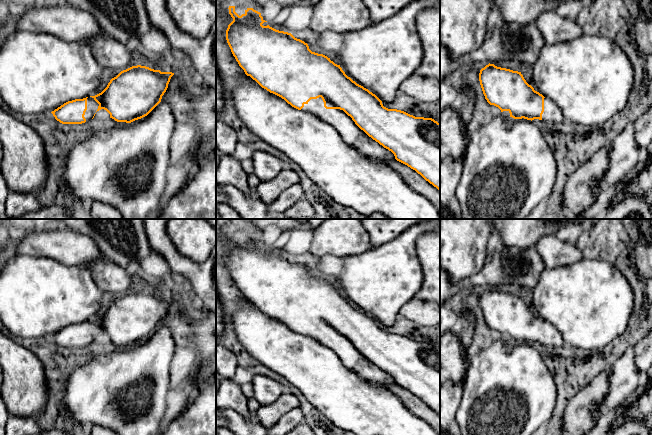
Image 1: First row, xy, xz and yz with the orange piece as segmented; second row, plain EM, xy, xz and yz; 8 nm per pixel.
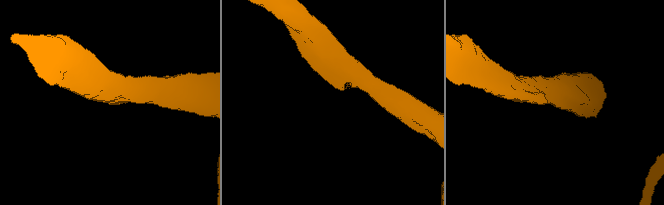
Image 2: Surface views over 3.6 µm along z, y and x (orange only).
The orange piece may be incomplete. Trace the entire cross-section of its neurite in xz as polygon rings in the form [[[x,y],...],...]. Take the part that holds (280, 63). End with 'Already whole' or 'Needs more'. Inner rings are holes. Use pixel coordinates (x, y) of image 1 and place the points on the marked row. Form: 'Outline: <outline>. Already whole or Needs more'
Outline: [[[229,6],[228,9],[233,21],[226,30],[226,40],[233,56],[247,76],[270,93],[284,99],[292,107],[312,113],[332,125],[343,141],[363,156],[386,165],[389,160],[396,159],[440,190],[440,123],[432,118],[415,117],[401,110],[384,107],[375,94],[353,81],[340,65],[335,64],[330,58],[312,52],[307,43],[295,38],[291,33],[276,30],[269,25],[263,26],[262,24],[267,21],[253,8],[247,8],[241,16],[235,12],[235,6]]]. Needs more

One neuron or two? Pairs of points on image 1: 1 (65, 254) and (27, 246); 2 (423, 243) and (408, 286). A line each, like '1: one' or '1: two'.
1: one
2: two

